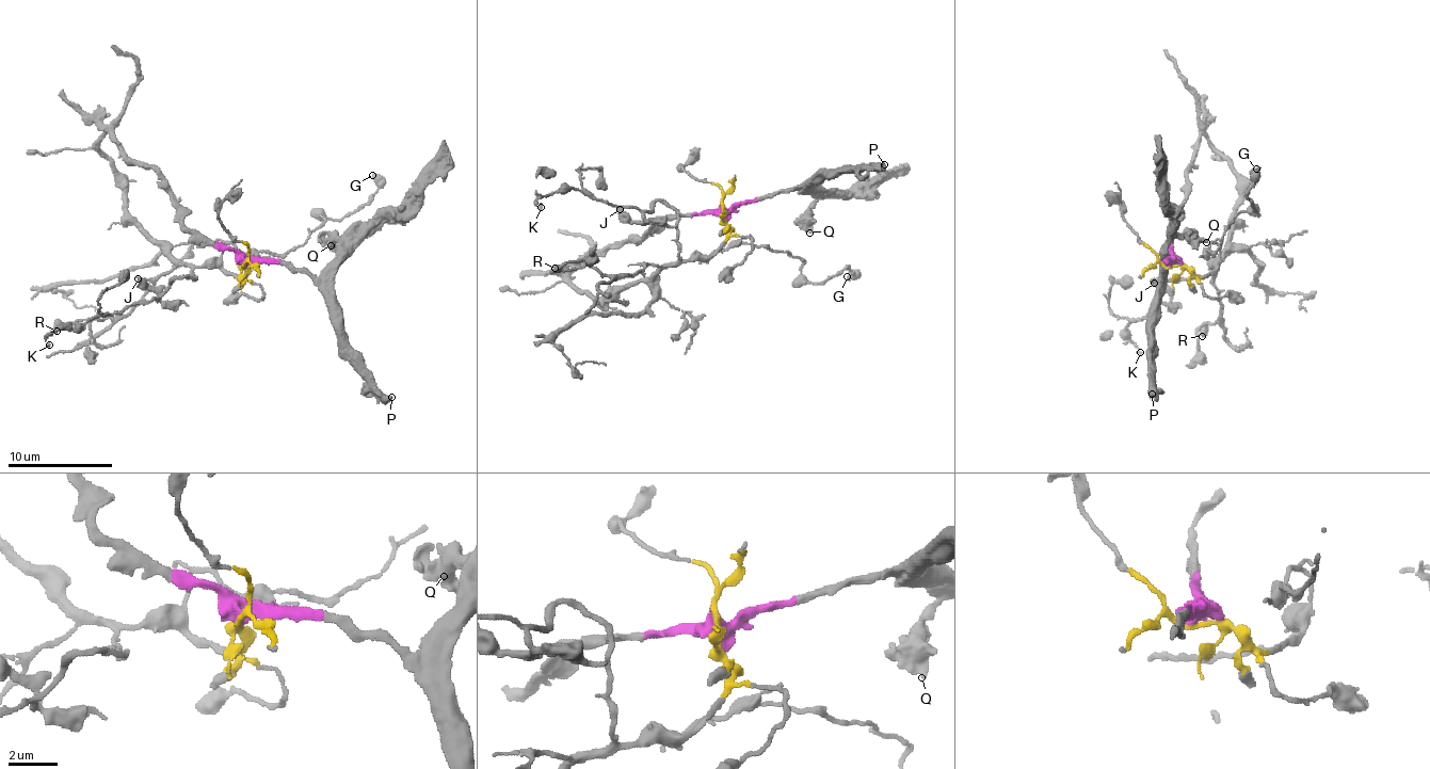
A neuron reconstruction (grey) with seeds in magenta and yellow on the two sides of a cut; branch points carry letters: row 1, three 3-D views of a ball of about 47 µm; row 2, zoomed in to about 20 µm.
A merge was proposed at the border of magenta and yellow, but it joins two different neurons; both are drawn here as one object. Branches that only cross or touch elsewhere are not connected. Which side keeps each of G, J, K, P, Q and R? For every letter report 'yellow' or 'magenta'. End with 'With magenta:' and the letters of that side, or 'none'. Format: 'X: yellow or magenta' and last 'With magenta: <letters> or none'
G: yellow
J: yellow
K: yellow
P: magenta
Q: magenta
R: yellow
With magenta: P, Q

